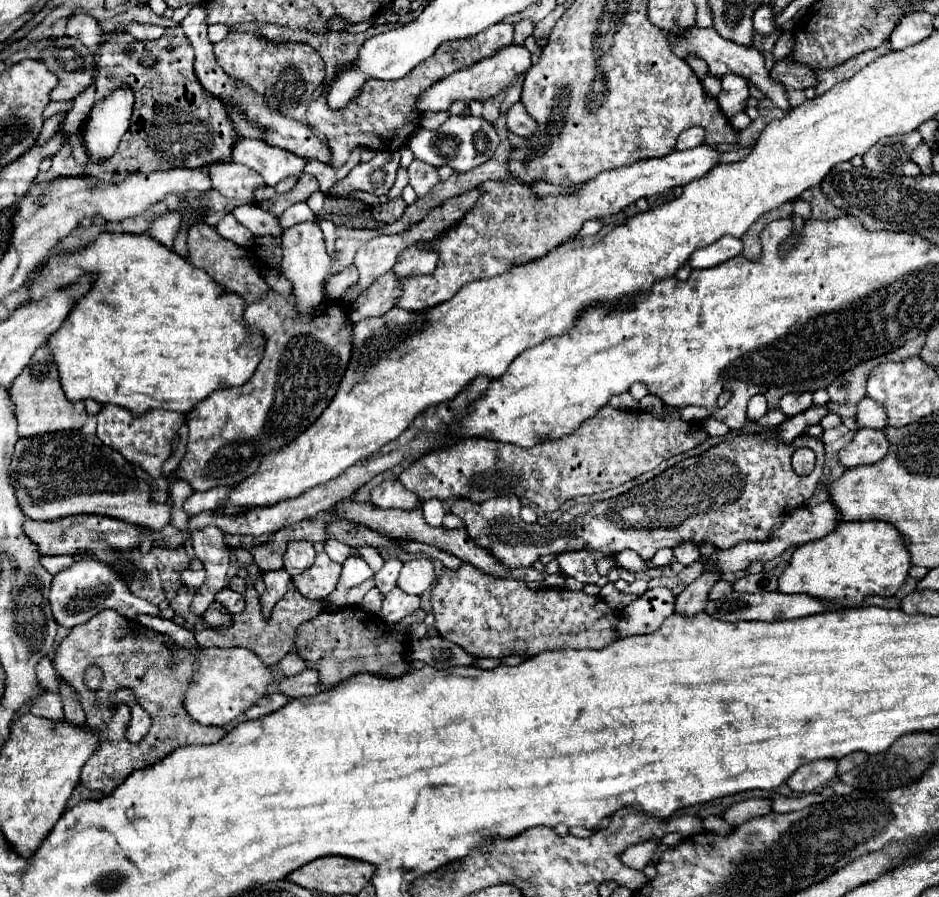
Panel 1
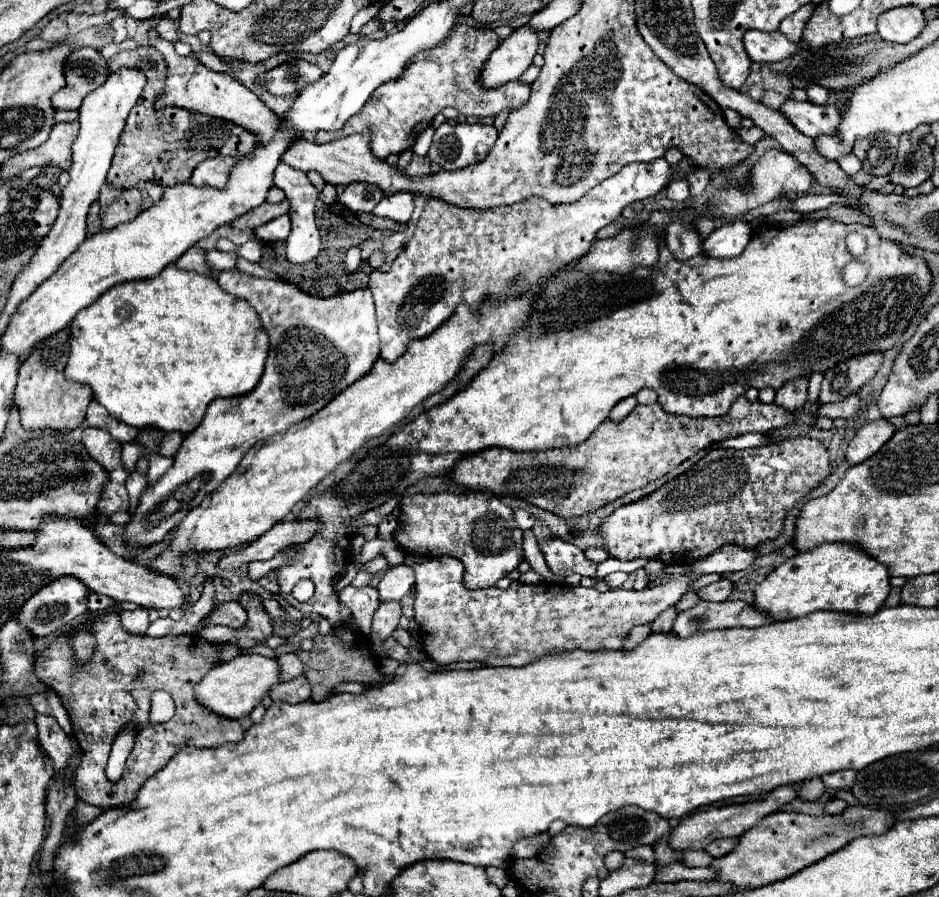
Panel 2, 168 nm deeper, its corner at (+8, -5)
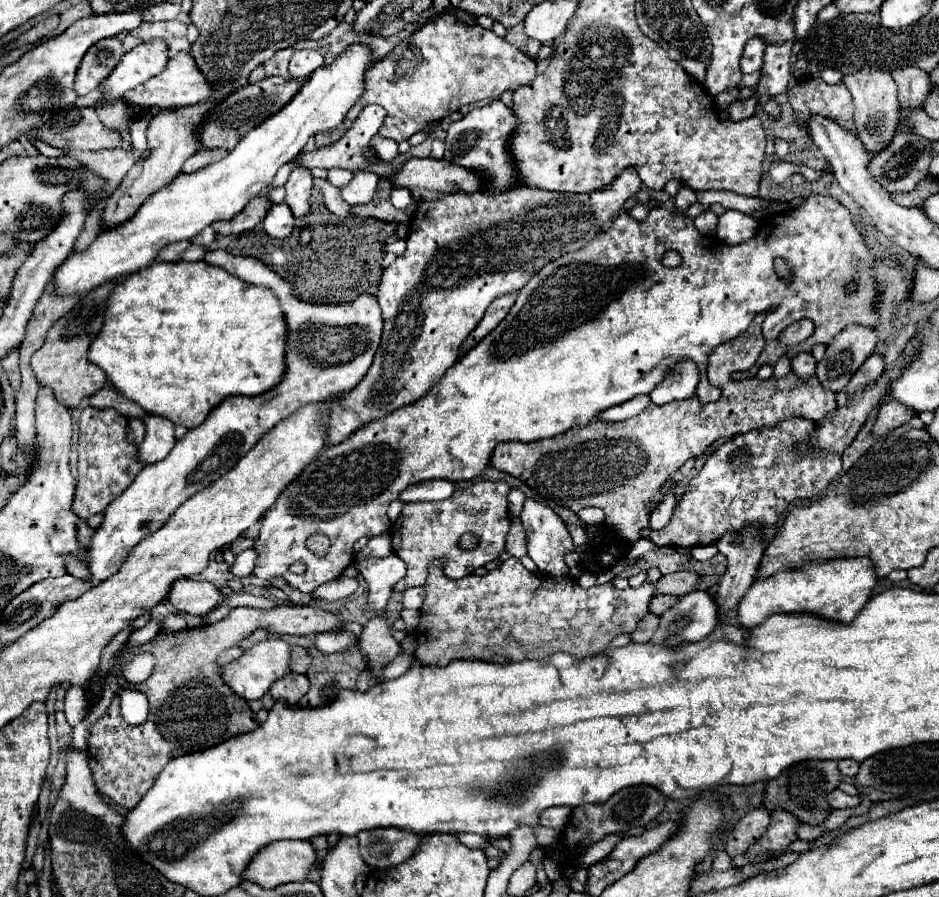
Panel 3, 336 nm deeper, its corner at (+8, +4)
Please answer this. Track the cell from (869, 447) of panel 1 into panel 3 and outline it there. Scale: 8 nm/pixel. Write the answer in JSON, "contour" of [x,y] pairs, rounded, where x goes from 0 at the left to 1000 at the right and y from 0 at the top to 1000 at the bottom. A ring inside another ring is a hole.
{"contour":[[[946,446],[946,448],[941,448],[937,453],[935,466],[933,466],[933,473],[931,473],[929,482],[933,486],[941,486],[941,484],[950,482],[952,477],[969,470],[973,464],[976,464],[976,459],[973,457],[967,457],[967,453],[963,453],[961,448]]]}

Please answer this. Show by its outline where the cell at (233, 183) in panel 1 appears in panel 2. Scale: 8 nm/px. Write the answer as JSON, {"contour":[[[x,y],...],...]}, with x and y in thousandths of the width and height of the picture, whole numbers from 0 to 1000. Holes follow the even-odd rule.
{"contour":[[[239,175],[219,177],[207,188],[202,204],[209,208],[234,208],[234,211],[239,211],[243,204],[247,186],[249,186],[249,177],[239,177]]]}

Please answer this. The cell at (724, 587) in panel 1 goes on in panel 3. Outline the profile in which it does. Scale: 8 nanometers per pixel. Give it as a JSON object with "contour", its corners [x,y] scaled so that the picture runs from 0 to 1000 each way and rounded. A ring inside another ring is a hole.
{"contour":[[[696,664],[696,667],[692,669],[690,680],[696,682],[699,687],[703,687],[703,685],[707,685],[718,671],[720,671],[720,664]]]}

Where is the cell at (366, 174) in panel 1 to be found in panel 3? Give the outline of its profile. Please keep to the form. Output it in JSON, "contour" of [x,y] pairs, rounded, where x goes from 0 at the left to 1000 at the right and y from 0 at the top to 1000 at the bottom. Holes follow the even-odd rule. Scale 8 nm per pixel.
{"contour":[[[379,192],[377,198],[364,210],[364,223],[373,230],[392,227],[398,221],[403,196],[396,192]]]}

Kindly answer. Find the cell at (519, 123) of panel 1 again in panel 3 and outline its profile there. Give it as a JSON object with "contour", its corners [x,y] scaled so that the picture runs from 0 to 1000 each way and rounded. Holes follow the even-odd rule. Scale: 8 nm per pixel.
{"contour":[[[471,16],[471,18],[462,20],[460,25],[456,25],[452,31],[447,31],[443,38],[428,45],[411,65],[400,69],[396,76],[392,76],[390,89],[388,89],[390,98],[381,111],[383,118],[375,118],[373,125],[368,127],[366,136],[358,145],[339,147],[334,152],[337,163],[343,165],[343,163],[351,163],[351,161],[360,158],[362,152],[379,134],[381,123],[386,118],[392,118],[392,116],[405,116],[411,123],[411,134],[409,134],[403,149],[407,154],[417,154],[420,158],[428,158],[428,156],[435,156],[439,149],[454,145],[456,138],[462,138],[462,136],[477,132],[490,118],[511,114],[518,109],[528,111],[528,109],[532,109],[532,105],[537,100],[550,100],[556,94],[567,91],[569,82],[571,82],[571,69],[564,62],[560,62],[554,54],[541,49],[537,42],[528,40],[524,33],[518,33],[513,29],[496,29],[490,22],[486,22],[486,18]]]}

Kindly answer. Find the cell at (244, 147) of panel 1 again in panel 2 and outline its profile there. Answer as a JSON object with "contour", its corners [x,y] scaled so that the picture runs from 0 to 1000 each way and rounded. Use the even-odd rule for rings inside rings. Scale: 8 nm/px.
{"contour":[[[298,182],[292,191],[292,206],[298,208],[305,215],[305,222],[309,224],[309,242],[311,242],[311,260],[305,266],[305,289],[313,295],[317,293],[328,293],[337,289],[341,280],[341,260],[339,253],[334,251],[334,226],[339,222],[339,213],[332,208],[324,191],[311,188],[305,182]]]}

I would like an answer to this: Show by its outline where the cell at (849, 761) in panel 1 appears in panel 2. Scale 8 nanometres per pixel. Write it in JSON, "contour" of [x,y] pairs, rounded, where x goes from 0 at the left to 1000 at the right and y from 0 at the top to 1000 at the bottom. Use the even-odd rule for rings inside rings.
{"contour":[[[888,860],[882,864],[875,864],[873,868],[882,880],[905,880],[909,873],[912,860]]]}

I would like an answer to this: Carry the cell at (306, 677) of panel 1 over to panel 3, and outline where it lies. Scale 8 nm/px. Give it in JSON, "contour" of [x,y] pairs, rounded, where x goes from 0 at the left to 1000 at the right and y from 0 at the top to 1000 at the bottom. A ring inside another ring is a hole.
{"contour":[[[309,749],[290,763],[288,774],[294,783],[300,780],[300,783],[307,783],[307,787],[315,787],[319,778],[328,771],[328,767],[330,767],[330,760],[324,751]]]}

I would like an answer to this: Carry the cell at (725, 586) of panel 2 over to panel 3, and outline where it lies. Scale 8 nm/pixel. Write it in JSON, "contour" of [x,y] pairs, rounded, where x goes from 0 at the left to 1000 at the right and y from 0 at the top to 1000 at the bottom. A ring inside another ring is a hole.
{"contour":[[[718,638],[718,640],[709,640],[699,649],[696,662],[716,662],[716,664],[728,664],[735,658],[741,656],[741,647],[743,642],[739,638]]]}

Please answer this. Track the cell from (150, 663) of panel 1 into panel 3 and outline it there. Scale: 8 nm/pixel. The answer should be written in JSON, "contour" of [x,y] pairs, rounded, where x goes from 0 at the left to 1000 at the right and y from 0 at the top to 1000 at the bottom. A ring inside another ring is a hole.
{"contour":[[[296,673],[290,680],[277,680],[277,678],[249,678],[241,689],[236,689],[230,696],[222,696],[217,700],[209,700],[209,702],[194,702],[194,705],[185,705],[185,707],[168,707],[164,713],[138,722],[136,729],[132,729],[130,740],[128,740],[128,749],[132,738],[147,729],[147,727],[160,727],[166,734],[164,747],[160,751],[158,758],[153,758],[151,763],[138,763],[136,758],[128,756],[128,765],[136,767],[136,769],[147,769],[151,774],[155,774],[158,785],[160,785],[160,794],[155,805],[141,809],[136,807],[130,796],[128,796],[128,776],[124,774],[119,778],[117,789],[113,792],[111,800],[106,800],[100,809],[98,809],[98,818],[94,825],[94,841],[98,845],[98,863],[100,863],[100,872],[102,878],[106,881],[106,885],[115,887],[117,892],[121,892],[124,896],[141,903],[145,901],[145,896],[153,890],[153,885],[162,878],[166,865],[173,861],[173,856],[187,843],[192,841],[202,841],[202,838],[213,838],[219,834],[226,834],[230,829],[236,829],[253,818],[260,816],[268,816],[271,812],[275,812],[275,803],[273,796],[266,792],[264,783],[260,778],[256,778],[253,774],[249,774],[243,763],[236,756],[236,745],[232,740],[232,731],[247,722],[253,720],[256,713],[260,713],[262,709],[266,709],[271,702],[281,700],[288,707],[341,707],[341,705],[360,705],[366,702],[366,691],[362,687],[358,687],[351,680],[345,680],[341,676],[305,676],[305,673]]]}

